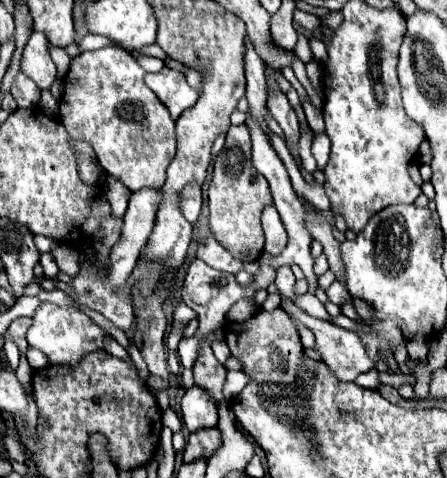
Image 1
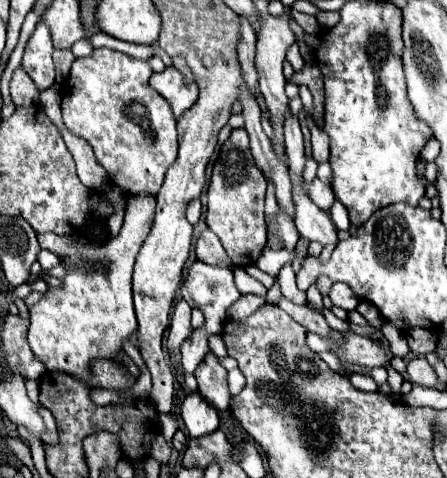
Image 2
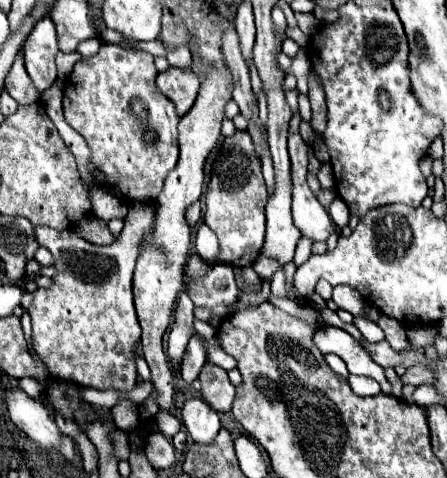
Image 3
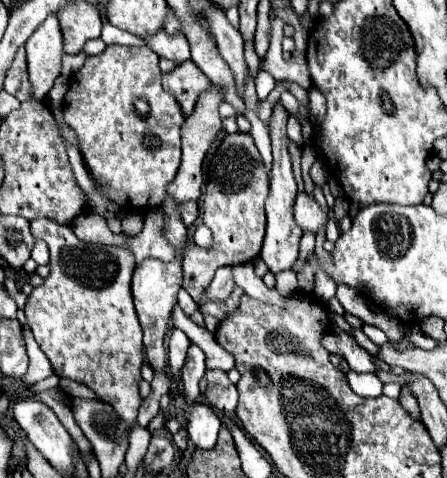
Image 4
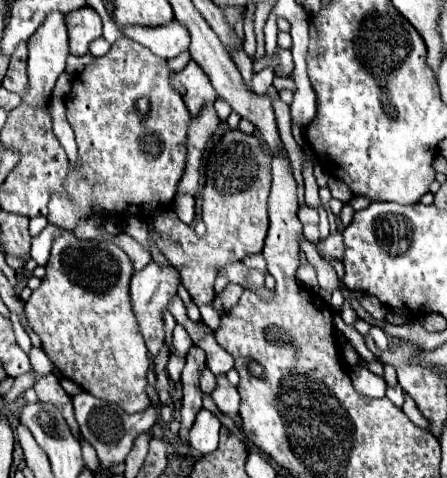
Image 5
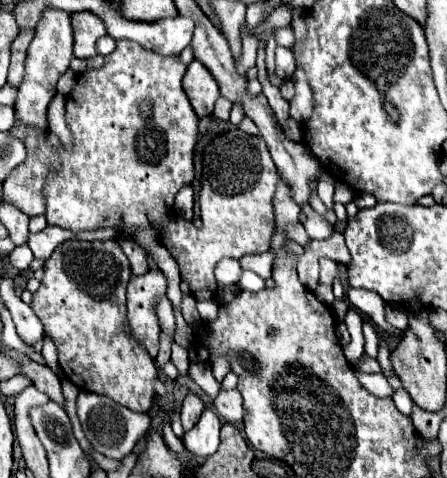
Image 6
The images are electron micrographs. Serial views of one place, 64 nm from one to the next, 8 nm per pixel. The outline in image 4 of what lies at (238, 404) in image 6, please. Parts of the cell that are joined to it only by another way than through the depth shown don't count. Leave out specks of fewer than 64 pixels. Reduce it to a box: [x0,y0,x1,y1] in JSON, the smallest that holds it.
[204,370,238,416]

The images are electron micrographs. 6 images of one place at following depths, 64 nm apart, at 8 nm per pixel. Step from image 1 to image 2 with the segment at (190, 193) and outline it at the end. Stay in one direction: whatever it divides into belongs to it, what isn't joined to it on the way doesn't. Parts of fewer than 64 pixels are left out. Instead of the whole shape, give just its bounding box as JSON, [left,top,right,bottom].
[186,198,200,224]

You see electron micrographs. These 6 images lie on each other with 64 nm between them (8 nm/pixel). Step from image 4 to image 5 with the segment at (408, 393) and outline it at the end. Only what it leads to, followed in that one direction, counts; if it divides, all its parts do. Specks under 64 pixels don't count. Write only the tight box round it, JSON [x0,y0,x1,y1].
[402,396,430,430]

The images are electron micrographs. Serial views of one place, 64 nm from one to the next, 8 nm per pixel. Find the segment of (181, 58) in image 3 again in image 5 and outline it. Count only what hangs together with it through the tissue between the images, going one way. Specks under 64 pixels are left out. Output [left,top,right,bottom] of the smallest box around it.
[120,20,190,60]

